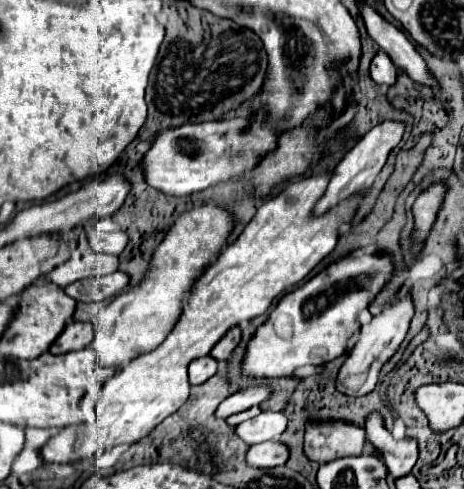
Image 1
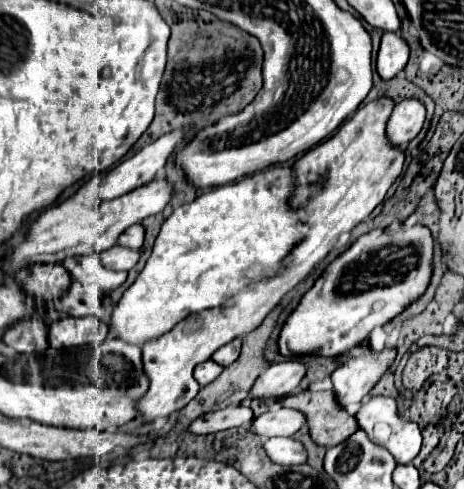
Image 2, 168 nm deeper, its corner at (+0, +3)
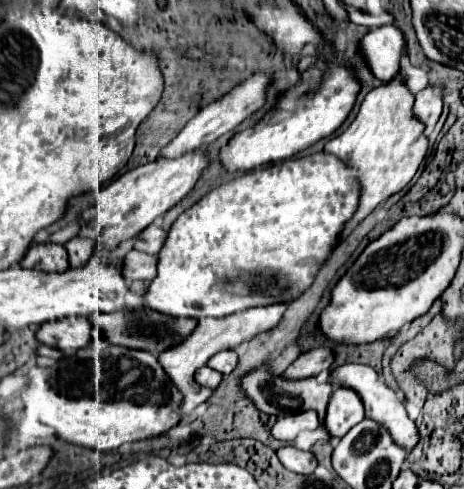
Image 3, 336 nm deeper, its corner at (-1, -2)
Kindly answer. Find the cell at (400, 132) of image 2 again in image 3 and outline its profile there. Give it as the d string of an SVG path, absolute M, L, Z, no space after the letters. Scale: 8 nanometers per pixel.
M426 87L420 93L416 93L414 113L426 125L426 133L430 133L442 113L442 97L434 93L434 87Z

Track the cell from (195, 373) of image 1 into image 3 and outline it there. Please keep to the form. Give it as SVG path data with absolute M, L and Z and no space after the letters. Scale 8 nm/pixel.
M200 367L200 369L196 371L194 379L196 379L196 383L198 383L198 385L202 385L202 387L216 389L216 387L220 385L220 381L222 381L222 375L220 375L218 371L210 369L210 367Z

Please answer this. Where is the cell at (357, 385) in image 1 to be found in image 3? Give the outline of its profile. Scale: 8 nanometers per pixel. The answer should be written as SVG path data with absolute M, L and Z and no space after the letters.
M336 387L324 417L324 427L328 435L334 439L342 439L344 433L348 433L348 429L352 429L362 419L364 419L364 405L356 395L356 391Z

